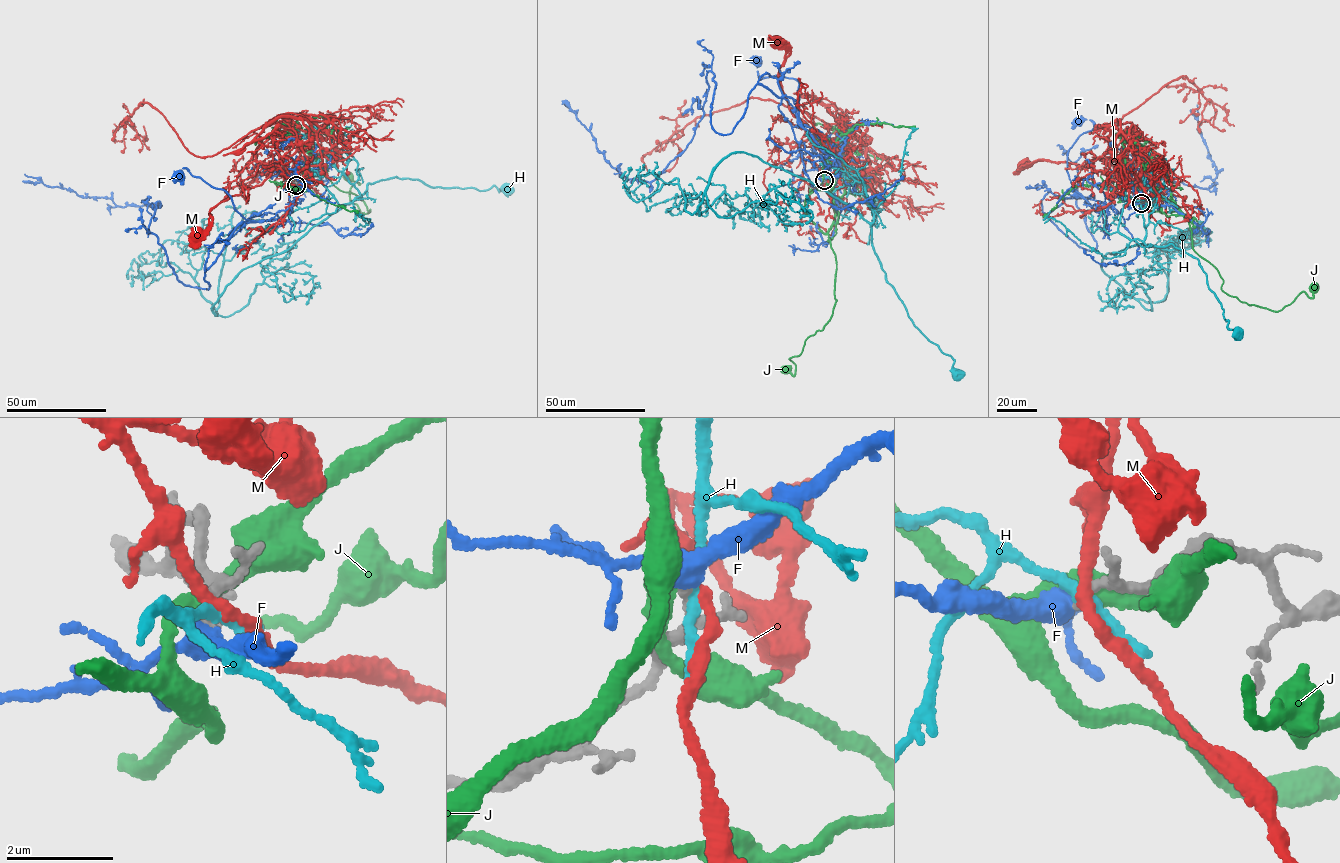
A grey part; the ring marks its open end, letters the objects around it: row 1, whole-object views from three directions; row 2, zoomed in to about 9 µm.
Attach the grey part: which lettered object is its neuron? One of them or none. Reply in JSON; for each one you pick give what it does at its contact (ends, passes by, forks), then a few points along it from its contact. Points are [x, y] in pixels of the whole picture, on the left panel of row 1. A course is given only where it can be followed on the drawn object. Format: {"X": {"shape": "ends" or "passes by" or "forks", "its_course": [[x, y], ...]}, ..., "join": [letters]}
{"F": {"shape": "passes by", "its_course": [[296, 185], [306, 189], [299, 185], [291, 209], [257, 222], [247, 220], [227, 193], [188, 170], [177, 176]]}, "join": ["F"]}

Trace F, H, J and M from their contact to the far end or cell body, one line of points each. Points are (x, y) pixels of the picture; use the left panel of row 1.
F: (296, 185), (306, 189), (299, 185), (291, 209), (257, 222), (247, 220), (227, 193), (188, 170), (177, 176)
H: (296, 184), (291, 192), (317, 175), (339, 204), (362, 197), (369, 183), (394, 176), (432, 187), (506, 188)
J: (295, 184), (322, 173), (369, 212), (351, 203), (359, 183), (348, 178)
M: (296, 184), (284, 169), (253, 159), (263, 139), (288, 130), (296, 151), (261, 184), (212, 209), (196, 236)

